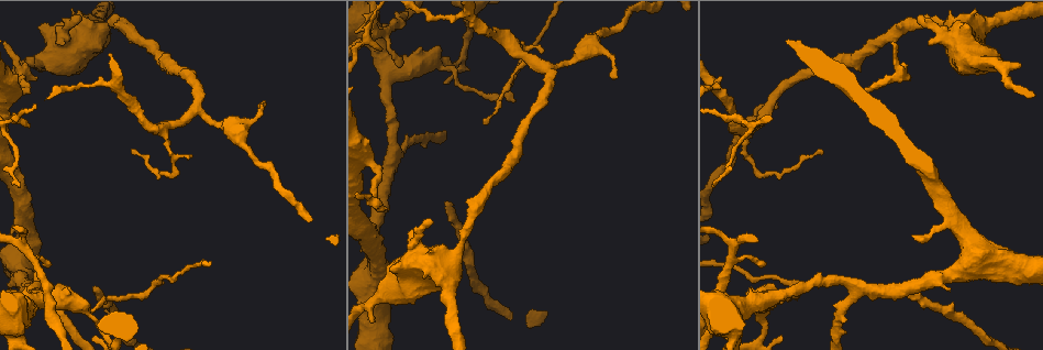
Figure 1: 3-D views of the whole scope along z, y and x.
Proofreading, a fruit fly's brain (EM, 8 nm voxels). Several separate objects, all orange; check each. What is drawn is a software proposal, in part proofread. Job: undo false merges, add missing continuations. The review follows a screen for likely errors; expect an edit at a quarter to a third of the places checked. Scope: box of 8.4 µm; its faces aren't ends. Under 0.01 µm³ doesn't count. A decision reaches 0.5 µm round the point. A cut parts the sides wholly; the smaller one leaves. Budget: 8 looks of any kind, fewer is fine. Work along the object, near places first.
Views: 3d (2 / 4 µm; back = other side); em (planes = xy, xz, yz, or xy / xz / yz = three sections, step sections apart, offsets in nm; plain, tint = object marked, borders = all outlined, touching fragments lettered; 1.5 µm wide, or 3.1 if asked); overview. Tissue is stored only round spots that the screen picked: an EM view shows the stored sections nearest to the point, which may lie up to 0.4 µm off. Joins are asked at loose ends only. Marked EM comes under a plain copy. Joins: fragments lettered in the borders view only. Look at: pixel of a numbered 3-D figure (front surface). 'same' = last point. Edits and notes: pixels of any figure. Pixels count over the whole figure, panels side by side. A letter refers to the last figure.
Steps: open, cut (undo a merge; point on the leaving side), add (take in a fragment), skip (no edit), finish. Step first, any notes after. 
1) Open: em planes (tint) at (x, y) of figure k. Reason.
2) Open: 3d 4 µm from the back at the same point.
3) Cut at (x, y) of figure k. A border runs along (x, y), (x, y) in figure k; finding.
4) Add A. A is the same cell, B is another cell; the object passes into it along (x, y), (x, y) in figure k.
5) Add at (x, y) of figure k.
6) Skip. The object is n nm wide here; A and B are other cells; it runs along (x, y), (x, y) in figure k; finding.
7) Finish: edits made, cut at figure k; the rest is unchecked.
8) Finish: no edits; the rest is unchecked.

Open: em planes (borders) at (148, 293) of figure 1. Sharp bend.

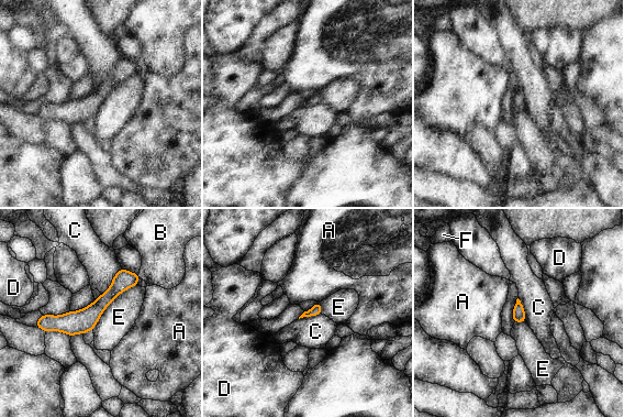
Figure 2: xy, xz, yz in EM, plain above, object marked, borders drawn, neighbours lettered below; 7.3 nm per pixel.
Skip. A, B, C, D, E and F are other cells; it runs along (136, 277), (81, 321), (38, 324) in figure 2; all the same cell.

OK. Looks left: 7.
Open: 3d 4 µm at (446, 201) of figure 1. Free end.

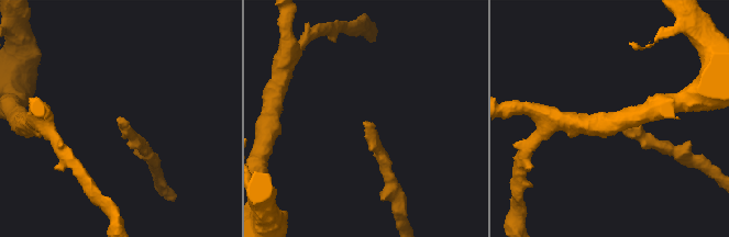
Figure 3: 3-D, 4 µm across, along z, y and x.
Open: em xy step 8 (tint) at (118, 119) of figure 3. Now the EM.

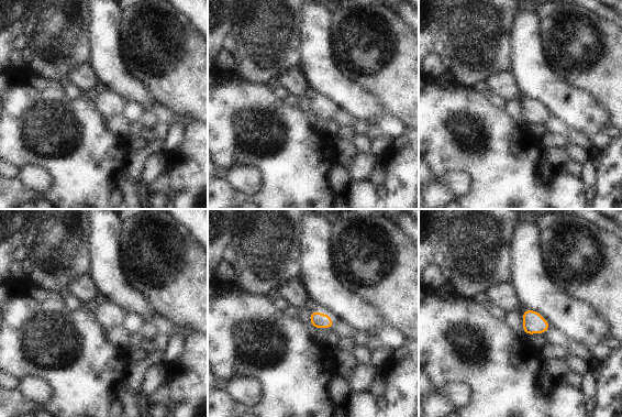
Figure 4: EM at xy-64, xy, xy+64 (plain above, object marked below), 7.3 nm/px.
Open: em planes (borders) at the same point.

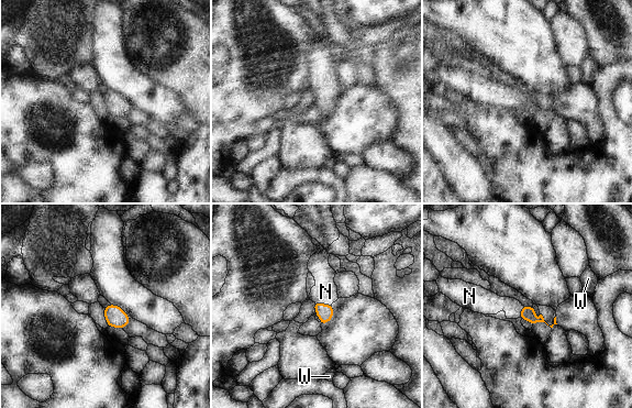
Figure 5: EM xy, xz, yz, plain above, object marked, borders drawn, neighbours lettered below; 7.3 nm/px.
Add N. N is the same cell, W is another cell; it goes on there.

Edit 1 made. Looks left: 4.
Open: overview. See it whole again.

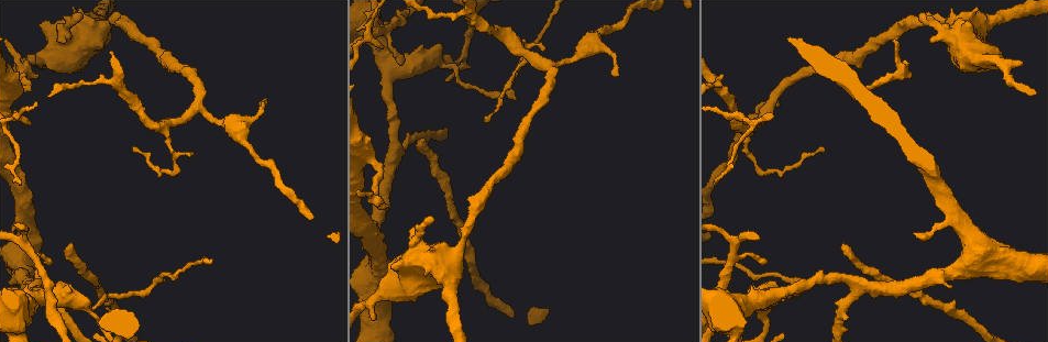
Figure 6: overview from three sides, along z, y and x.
Open: 3d 2 µm from the back at (421, 141) of figure 6. Long arm stops here.

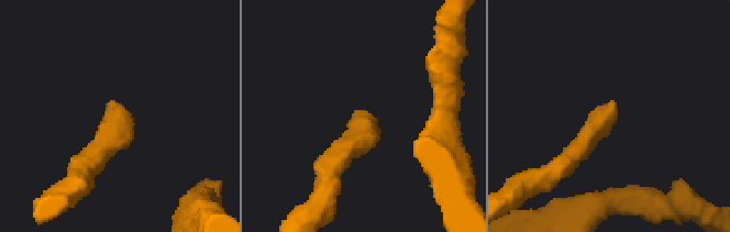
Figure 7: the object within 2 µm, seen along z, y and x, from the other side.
Open: em xy step 4 (borders) at (108, 103) of figure 7.

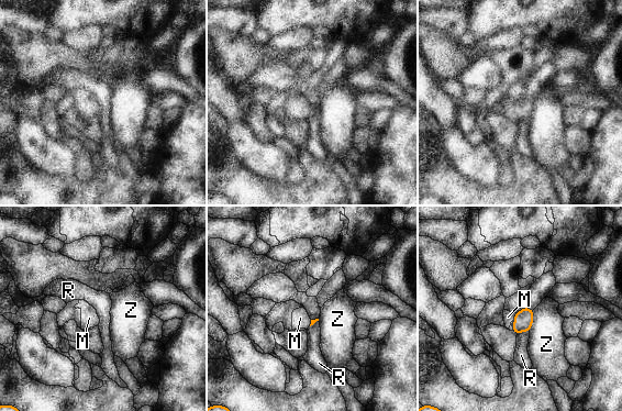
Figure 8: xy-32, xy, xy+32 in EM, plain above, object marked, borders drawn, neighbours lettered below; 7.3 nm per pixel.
Open: em planes (borders) at the same point.

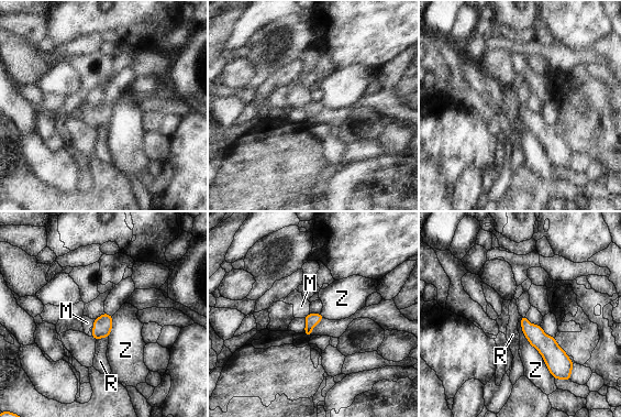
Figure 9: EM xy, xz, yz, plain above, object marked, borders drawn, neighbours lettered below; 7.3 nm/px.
Add M. M is the same cell, R and Z are other cells; the object passes into it along (102, 326), (93, 326), (87, 322) in figure 9; the cell continues.

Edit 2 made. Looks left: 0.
Finish: edits made, add at figure 5, add at figure 9; the rest is unchecked.

